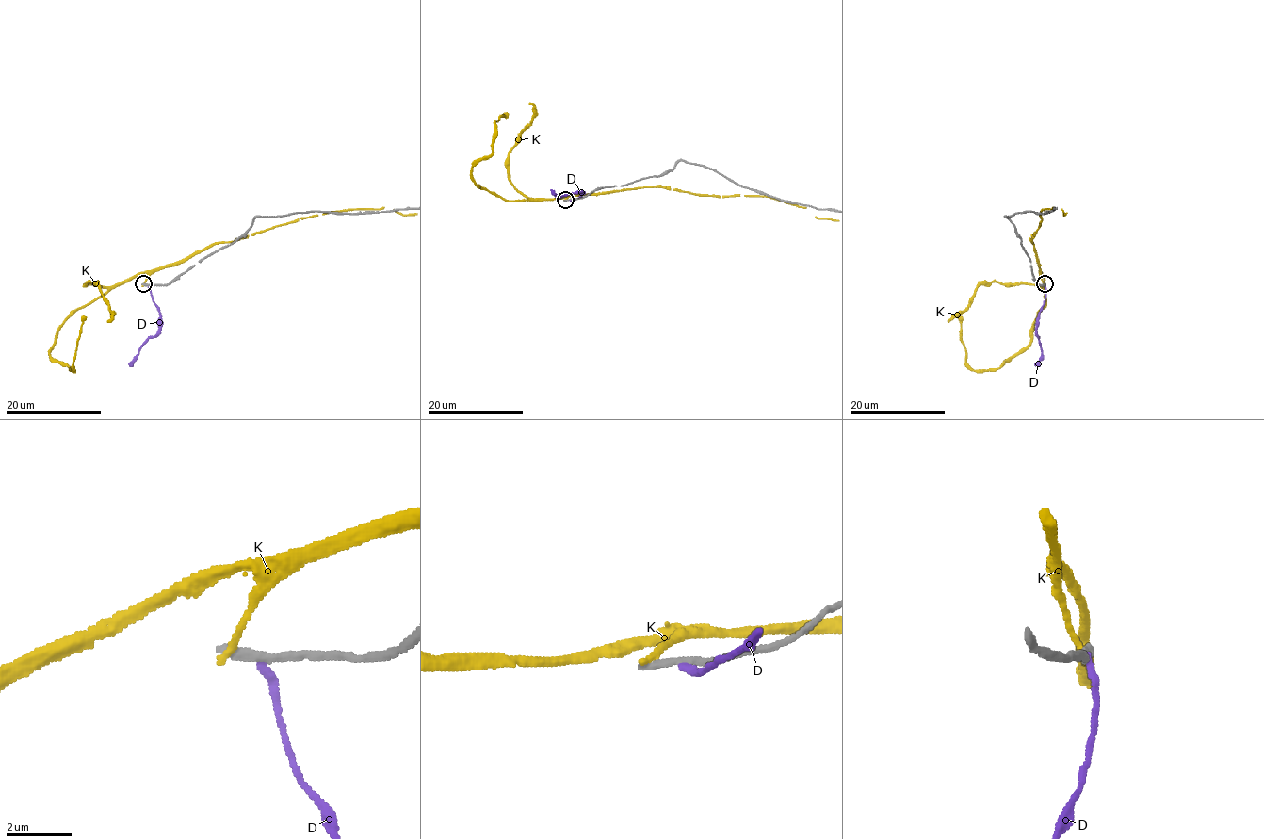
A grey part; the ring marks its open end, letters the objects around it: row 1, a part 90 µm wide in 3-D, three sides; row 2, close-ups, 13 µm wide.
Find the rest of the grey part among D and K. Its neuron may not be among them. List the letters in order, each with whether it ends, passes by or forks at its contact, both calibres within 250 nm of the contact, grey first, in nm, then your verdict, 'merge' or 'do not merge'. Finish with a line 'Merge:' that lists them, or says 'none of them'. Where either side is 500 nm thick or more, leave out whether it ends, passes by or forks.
D: it ends; calibres 220 and 240 nm; do not merge
K: it ends; calibres 260 and 190 nm; do not merge
Merge: none of them

